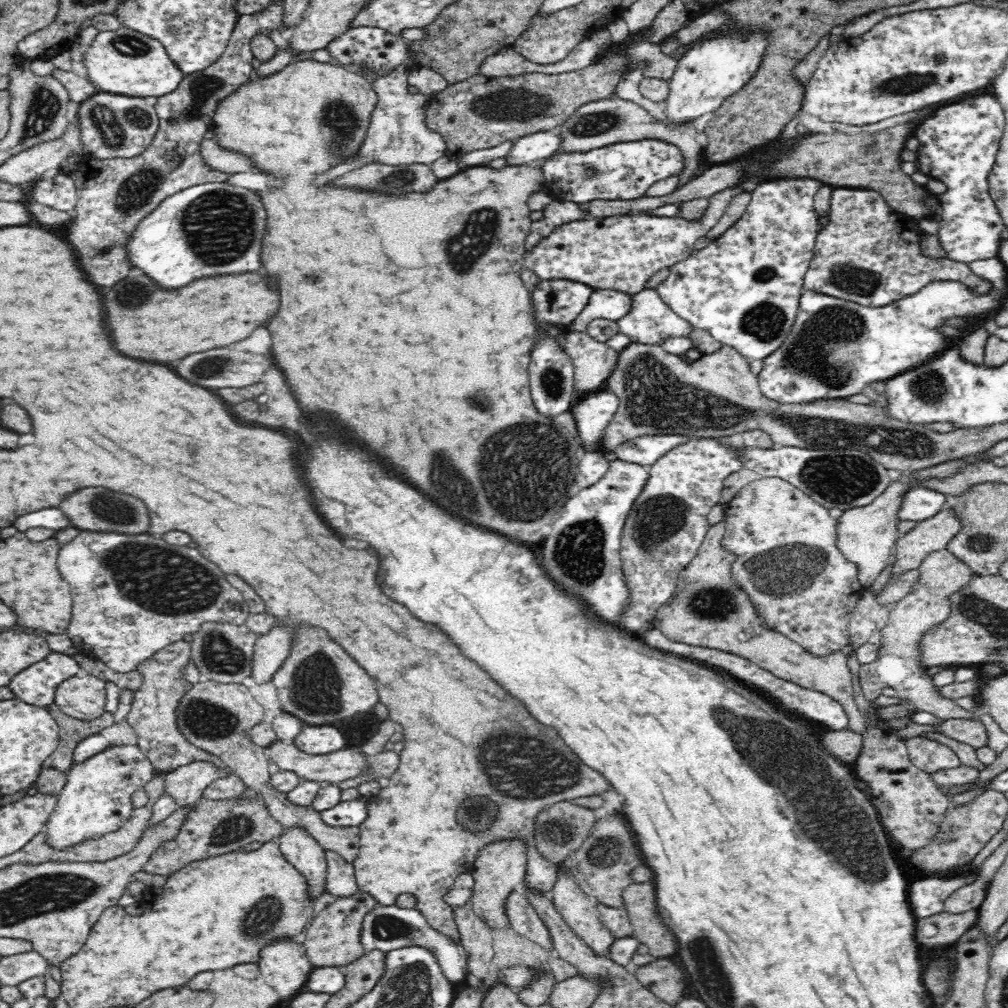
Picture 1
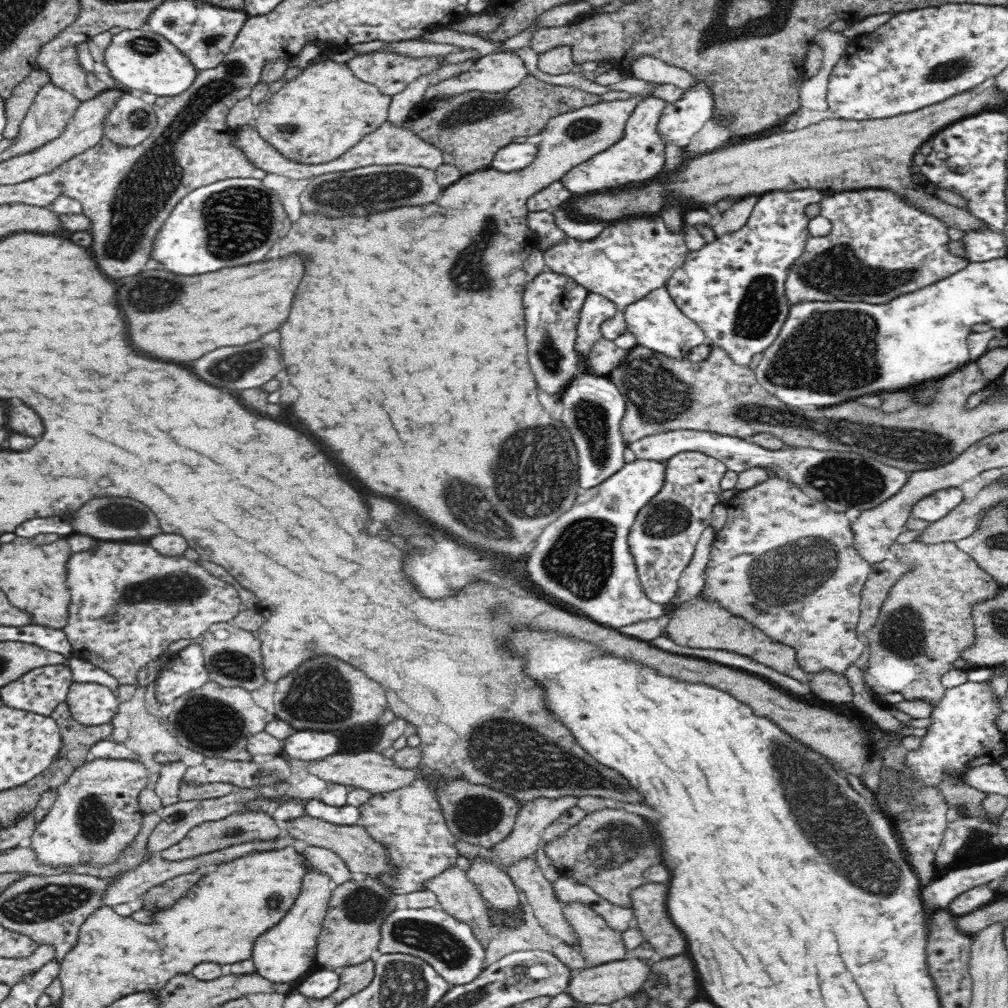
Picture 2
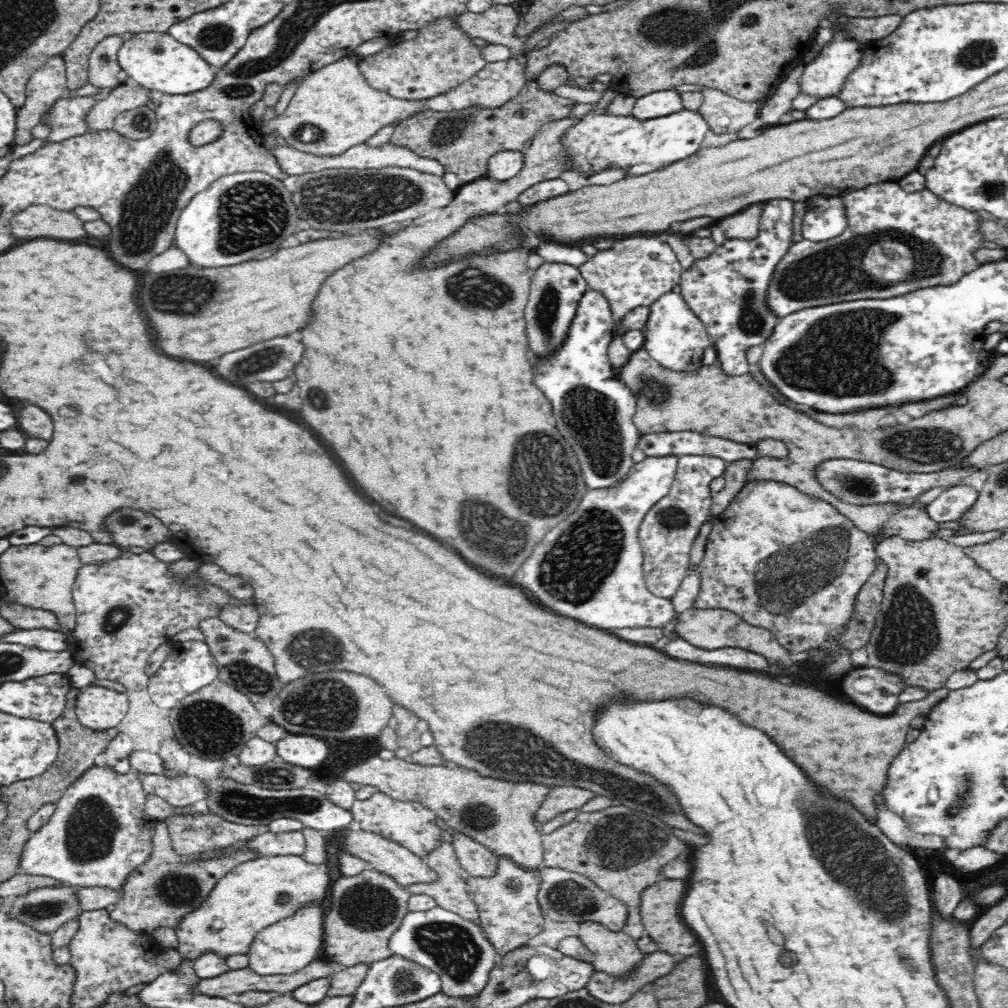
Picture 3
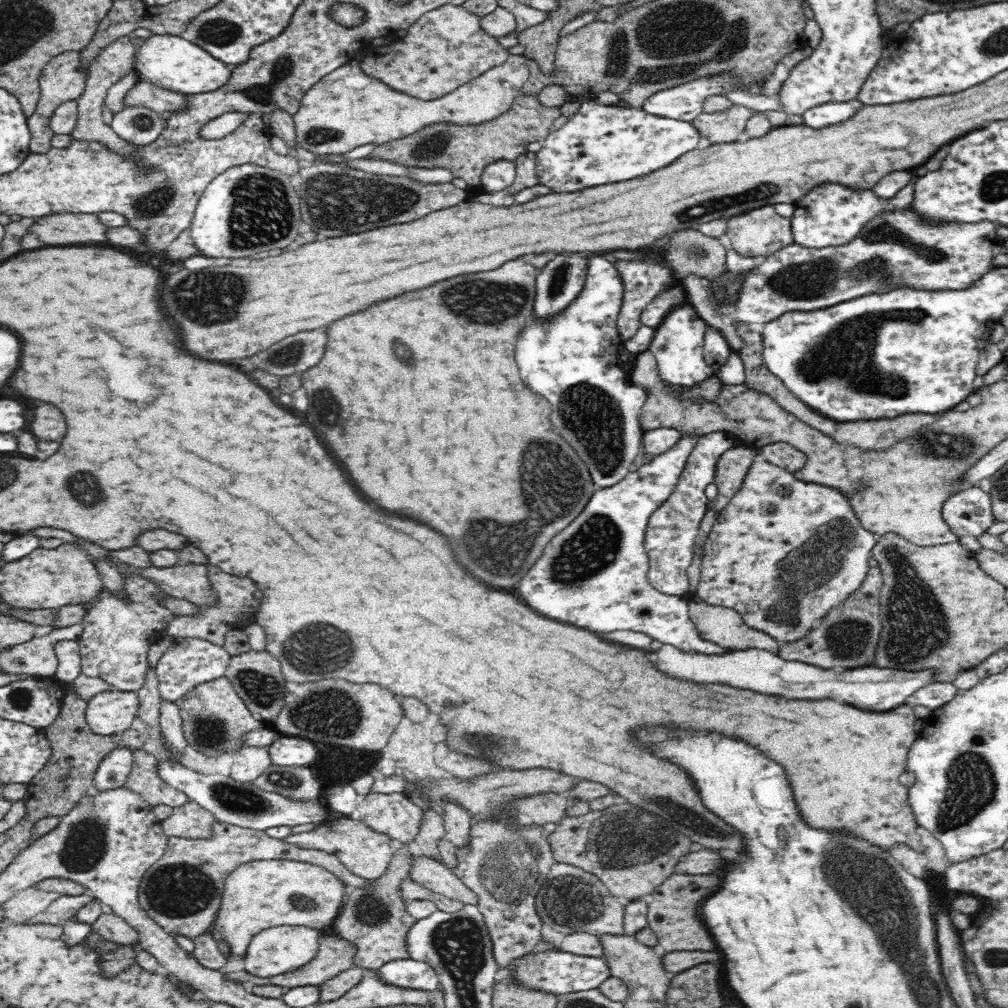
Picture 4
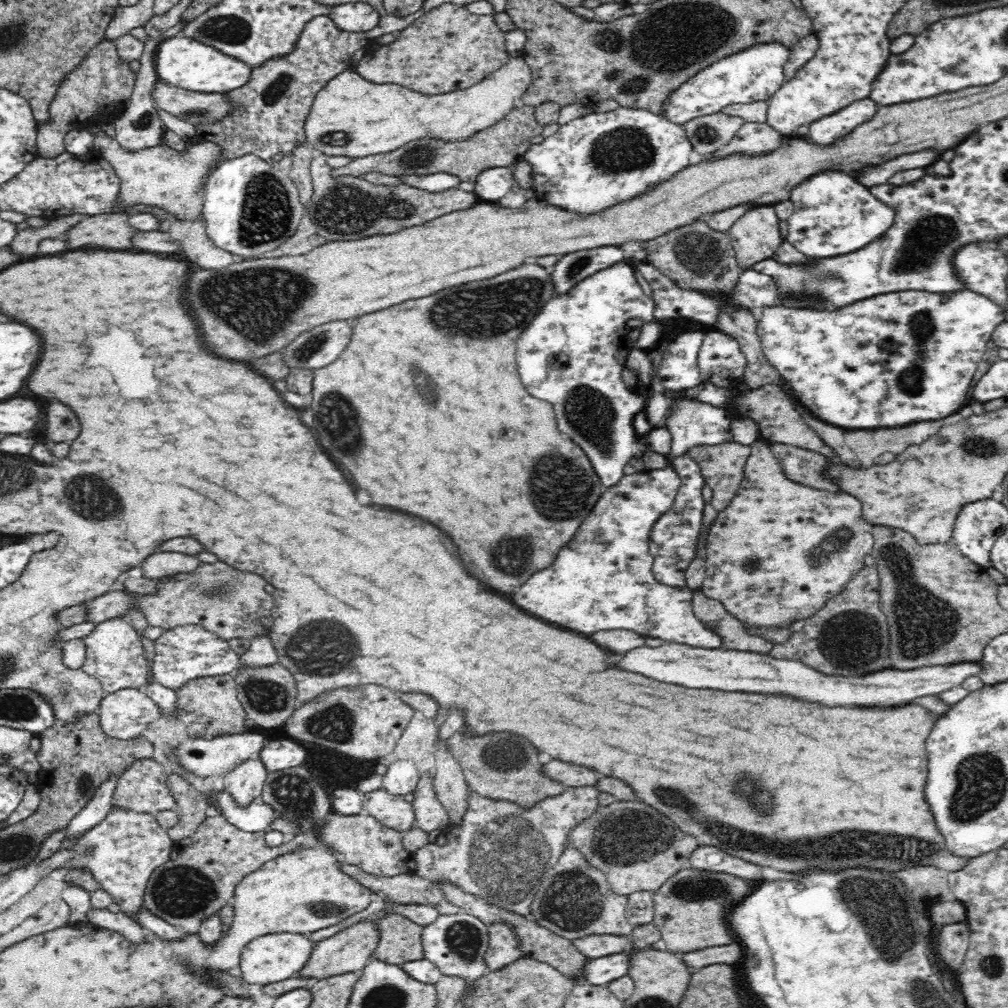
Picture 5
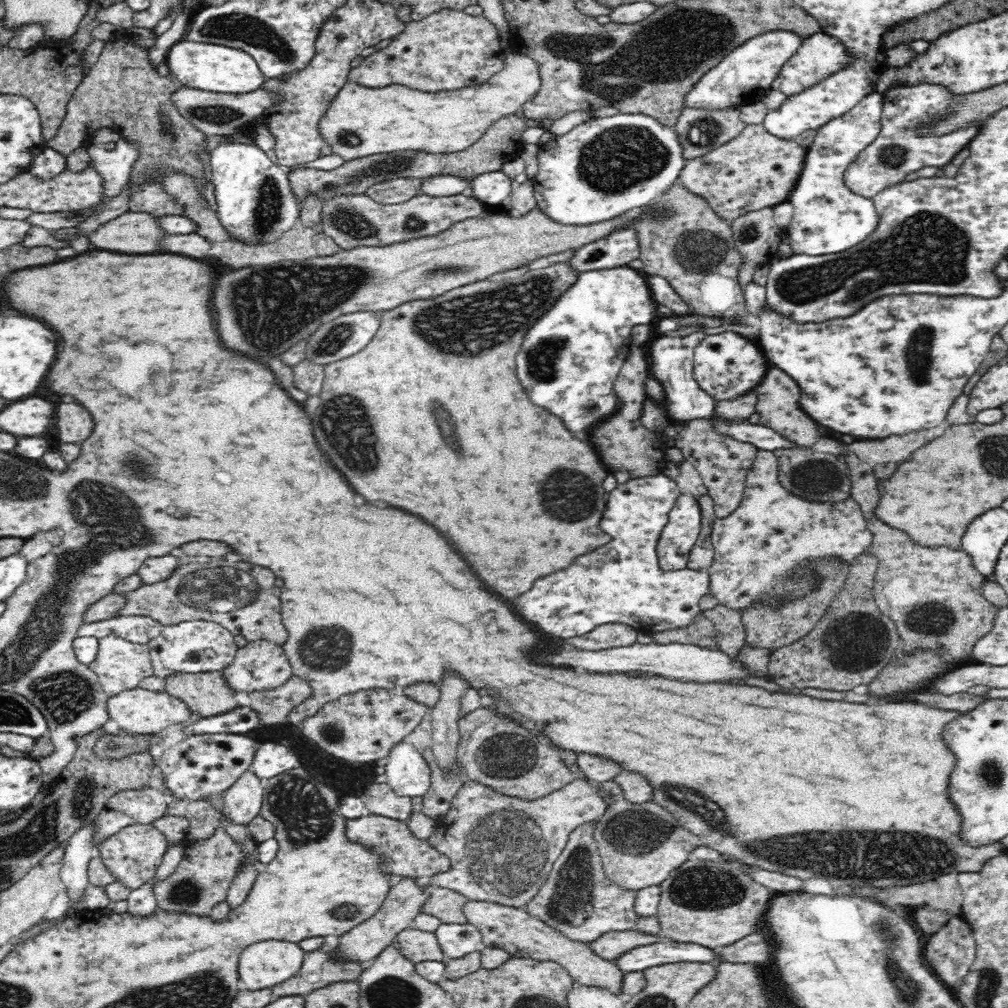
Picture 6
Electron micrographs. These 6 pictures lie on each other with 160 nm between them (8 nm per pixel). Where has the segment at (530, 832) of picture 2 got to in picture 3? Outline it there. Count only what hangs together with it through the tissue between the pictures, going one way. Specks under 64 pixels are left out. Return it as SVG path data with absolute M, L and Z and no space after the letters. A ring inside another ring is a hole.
M577 786L553 787L549 792L548 798L546 798L546 802L540 806L540 810L535 812L535 820L539 822L540 826L542 822L550 820L558 812L579 810L596 796L595 792L586 788L578 788Z

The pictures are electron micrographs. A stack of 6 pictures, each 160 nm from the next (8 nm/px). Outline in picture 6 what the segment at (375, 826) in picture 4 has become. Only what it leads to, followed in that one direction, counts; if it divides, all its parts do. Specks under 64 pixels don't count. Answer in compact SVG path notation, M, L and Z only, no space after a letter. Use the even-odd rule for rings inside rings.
M371 783L359 796L371 815L405 821L414 812L409 797L397 796L386 783Z

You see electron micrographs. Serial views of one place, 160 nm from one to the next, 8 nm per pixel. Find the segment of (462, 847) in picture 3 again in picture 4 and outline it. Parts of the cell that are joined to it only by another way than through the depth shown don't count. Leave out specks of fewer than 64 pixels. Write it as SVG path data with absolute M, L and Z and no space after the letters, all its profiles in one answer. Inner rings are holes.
M450 799L442 801L442 803L444 803L444 837L450 840L454 846L466 846L466 842L470 838L471 814Z

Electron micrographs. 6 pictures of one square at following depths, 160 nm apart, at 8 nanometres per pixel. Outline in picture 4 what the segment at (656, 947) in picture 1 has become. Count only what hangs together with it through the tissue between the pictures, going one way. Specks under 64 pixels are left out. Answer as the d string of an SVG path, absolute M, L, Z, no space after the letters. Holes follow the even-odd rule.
M674 873L668 880L655 888L652 894L644 899L647 901L647 921L649 927L658 936L658 948L664 953L676 951L716 951L714 938L710 936L708 928L700 920L700 906L704 900L714 894L720 888L720 876L711 875L690 875L686 873Z

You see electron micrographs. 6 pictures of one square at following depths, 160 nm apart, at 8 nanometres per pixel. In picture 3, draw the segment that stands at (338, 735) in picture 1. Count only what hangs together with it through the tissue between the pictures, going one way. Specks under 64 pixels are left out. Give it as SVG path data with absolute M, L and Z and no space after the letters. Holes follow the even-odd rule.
M288 733L286 738L275 744L277 756L284 762L315 770L314 766L322 764L330 752L330 746L324 739L312 736Z

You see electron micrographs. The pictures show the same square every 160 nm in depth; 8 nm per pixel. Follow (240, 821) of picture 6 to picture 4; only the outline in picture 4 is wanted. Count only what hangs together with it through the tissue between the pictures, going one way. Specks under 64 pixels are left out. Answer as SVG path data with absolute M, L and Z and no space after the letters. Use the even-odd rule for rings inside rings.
M240 747L233 751L232 779L254 783L271 765L268 747Z

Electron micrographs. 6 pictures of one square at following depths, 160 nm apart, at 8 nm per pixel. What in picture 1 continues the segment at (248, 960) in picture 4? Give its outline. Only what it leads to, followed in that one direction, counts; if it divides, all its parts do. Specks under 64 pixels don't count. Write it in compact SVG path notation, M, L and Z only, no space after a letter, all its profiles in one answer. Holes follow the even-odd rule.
M300 827L285 829L279 837L280 850L306 878L308 899L315 902L327 890L327 860L320 843ZM303 935L282 938L262 948L257 962L261 976L280 995L283 1003L302 992L314 969L304 951Z

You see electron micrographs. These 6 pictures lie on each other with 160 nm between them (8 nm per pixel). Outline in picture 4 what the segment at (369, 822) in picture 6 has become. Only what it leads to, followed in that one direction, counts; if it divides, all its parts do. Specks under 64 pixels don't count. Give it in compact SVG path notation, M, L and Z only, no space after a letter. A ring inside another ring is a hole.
M355 815L326 820L310 831L288 835L285 841L300 848L316 848L335 854L352 874L367 880L379 879L388 870L394 854L390 845L391 838L387 834L372 830Z

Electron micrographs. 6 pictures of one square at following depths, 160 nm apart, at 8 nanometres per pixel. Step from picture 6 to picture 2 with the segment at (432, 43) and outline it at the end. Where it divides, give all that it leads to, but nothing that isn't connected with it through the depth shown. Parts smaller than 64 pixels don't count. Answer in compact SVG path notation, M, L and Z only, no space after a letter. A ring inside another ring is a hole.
M383 49L366 53L364 55L356 55L349 60L348 66L352 72L364 82L373 84L382 94L394 96L398 92L402 92L410 83L413 83L418 77L432 73L437 82L453 79L460 76L462 73L469 71L473 64L476 63L476 58L466 58L462 62L447 62L446 54L438 54L438 56L408 56L395 50Z

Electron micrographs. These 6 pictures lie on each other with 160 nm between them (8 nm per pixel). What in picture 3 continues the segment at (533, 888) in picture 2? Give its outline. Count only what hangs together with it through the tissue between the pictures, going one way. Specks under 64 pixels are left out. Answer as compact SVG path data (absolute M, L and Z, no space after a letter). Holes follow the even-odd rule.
M378 755L366 759L357 766L350 767L338 775L348 782L358 782L361 785L370 785L398 801L418 802L428 808L436 816L444 819L448 827L457 830L466 836L483 844L495 854L505 854L521 866L539 866L543 864L544 847L539 822L535 820L535 812L546 802L552 786L543 782L512 782L491 776L480 776L475 770L466 767L424 766L418 763L407 763L404 759L393 757L382 760Z

